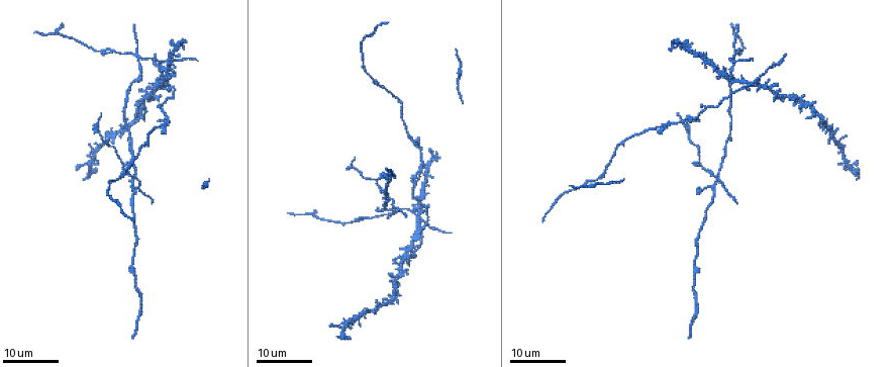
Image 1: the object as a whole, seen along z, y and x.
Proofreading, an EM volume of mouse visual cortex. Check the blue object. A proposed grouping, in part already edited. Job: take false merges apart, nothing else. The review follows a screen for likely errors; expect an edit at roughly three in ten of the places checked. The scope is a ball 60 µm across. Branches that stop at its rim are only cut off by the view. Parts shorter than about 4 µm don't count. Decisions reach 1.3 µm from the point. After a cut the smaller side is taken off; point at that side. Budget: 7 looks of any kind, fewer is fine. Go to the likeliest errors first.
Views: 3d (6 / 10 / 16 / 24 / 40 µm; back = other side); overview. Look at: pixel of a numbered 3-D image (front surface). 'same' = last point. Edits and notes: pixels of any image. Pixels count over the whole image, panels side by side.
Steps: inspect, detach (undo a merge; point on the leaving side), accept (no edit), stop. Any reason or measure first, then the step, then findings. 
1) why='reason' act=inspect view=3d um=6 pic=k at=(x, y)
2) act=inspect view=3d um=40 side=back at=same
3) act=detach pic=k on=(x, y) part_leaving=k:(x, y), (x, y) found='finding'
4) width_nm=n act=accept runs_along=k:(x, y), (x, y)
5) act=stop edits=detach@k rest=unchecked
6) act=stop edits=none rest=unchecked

why='four arms meet' act=inspect view=3d um=24 pic=1 at=(735, 59)

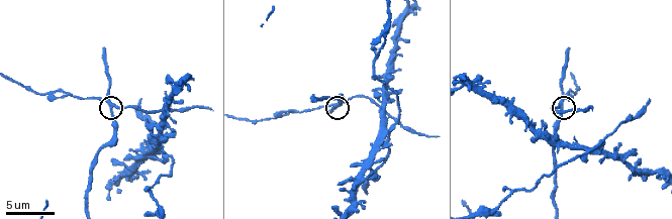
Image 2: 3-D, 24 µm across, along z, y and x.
act=inspect view=3d um=10 pic=2 at=(560, 106)

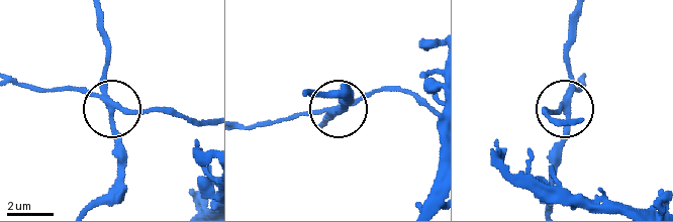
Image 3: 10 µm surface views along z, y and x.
width_nm=230 act=detach pic=3 on=(74, 90) part_leaving=3:(105, 103), (79, 92), (20, 86) found='a second cell is stuck on'

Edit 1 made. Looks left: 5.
act=inspect view=overview

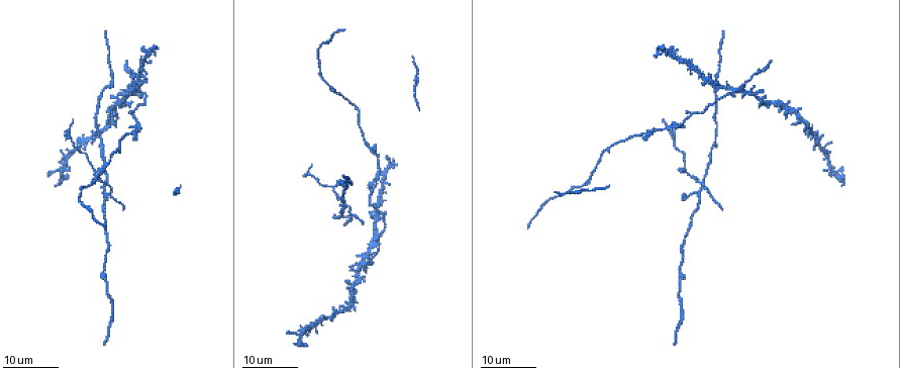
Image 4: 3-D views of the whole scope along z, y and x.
why='looks like a crossing' act=inspect view=3d um=24 pic=4 at=(102, 182)

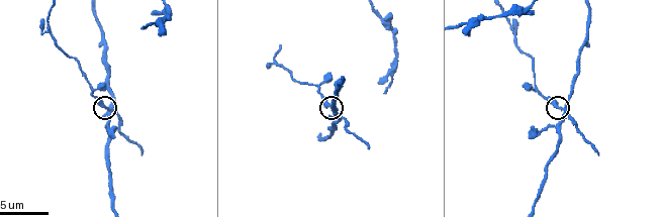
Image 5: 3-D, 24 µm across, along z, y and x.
why='closer look' act=inspect view=3d um=6 pic=5 at=(560, 109)

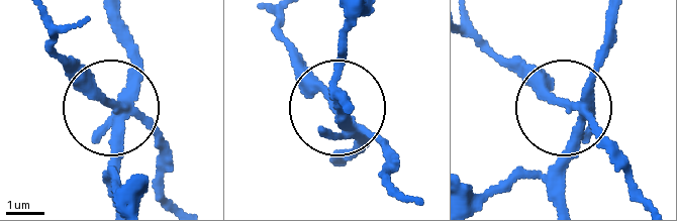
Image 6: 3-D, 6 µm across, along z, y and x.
act=detach pic=6 on=(94, 89) part_leaving=6:(130, 111), (63, 52), (39, 14) found='a second cell is stuck on'

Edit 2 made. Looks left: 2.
act=stop edits=detach@3,detach@6 rest=unchecked

